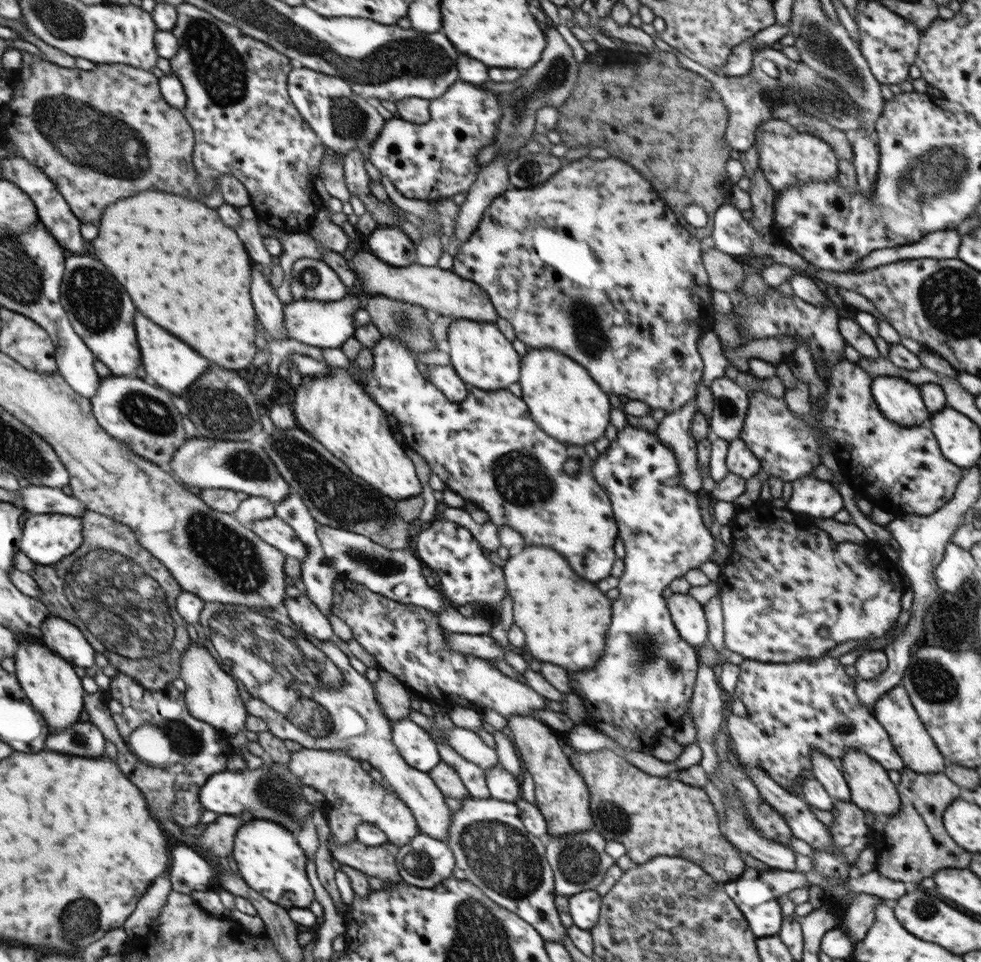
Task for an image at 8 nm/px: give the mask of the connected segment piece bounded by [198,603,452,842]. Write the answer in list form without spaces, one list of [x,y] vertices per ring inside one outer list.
[[[205,603],[200,611],[199,624],[205,633],[205,641],[213,645],[212,654],[224,661],[224,670],[240,680],[240,698],[249,700],[247,709],[266,721],[268,731],[282,740],[294,740],[303,748],[341,751],[358,761],[368,761],[372,769],[378,769],[384,785],[395,792],[413,812],[417,827],[424,835],[446,842],[452,811],[444,801],[442,791],[428,773],[411,768],[397,752],[393,744],[392,727],[382,707],[376,702],[373,684],[354,668],[348,656],[331,641],[315,643],[302,635],[286,616],[286,610],[260,611],[240,605]]]

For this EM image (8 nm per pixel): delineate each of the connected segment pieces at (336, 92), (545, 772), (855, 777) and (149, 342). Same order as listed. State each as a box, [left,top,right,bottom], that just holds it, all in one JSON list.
[[287,65,386,156],[508,714,594,836],[842,748,901,818],[136,314,210,396]]

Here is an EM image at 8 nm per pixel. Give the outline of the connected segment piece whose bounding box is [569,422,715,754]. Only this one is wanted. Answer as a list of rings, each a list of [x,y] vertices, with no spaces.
[[[627,422],[606,451],[593,463],[592,472],[595,481],[610,499],[612,517],[625,546],[625,569],[619,576],[617,588],[620,594],[612,602],[614,612],[606,636],[606,654],[602,654],[602,658],[596,662],[592,674],[590,668],[576,674],[570,672],[570,687],[585,704],[588,727],[603,732],[624,751],[650,754],[661,739],[661,730],[668,725],[678,727],[680,724],[689,708],[699,667],[695,648],[680,637],[670,618],[662,590],[674,578],[685,575],[688,570],[699,569],[702,563],[710,561],[715,550],[714,538],[710,529],[702,523],[698,493],[685,489],[676,455],[672,449],[664,446],[656,433]]]

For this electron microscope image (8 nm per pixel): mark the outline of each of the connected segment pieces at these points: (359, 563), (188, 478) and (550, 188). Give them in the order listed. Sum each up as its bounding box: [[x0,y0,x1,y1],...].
[[316,521,452,613],[167,437,292,528],[451,157,717,415]]

